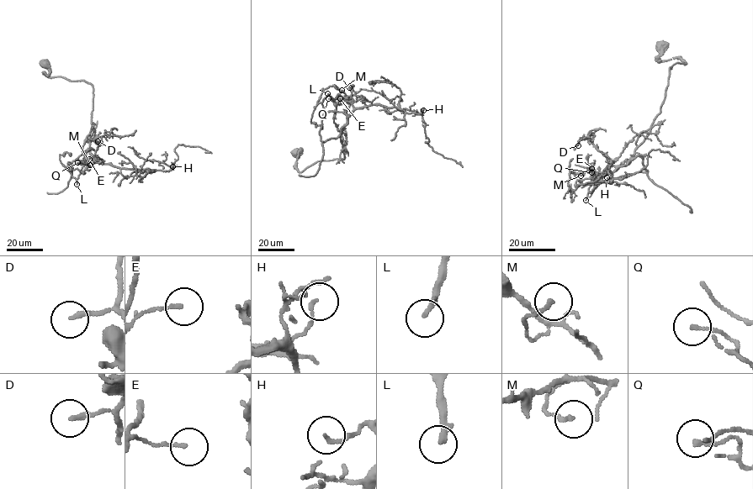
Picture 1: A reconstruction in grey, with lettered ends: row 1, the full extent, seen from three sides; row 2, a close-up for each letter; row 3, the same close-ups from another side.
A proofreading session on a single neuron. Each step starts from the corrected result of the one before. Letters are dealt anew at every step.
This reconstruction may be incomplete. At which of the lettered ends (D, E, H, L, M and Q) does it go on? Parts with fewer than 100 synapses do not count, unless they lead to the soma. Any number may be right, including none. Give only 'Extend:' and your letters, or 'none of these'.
Extend: L

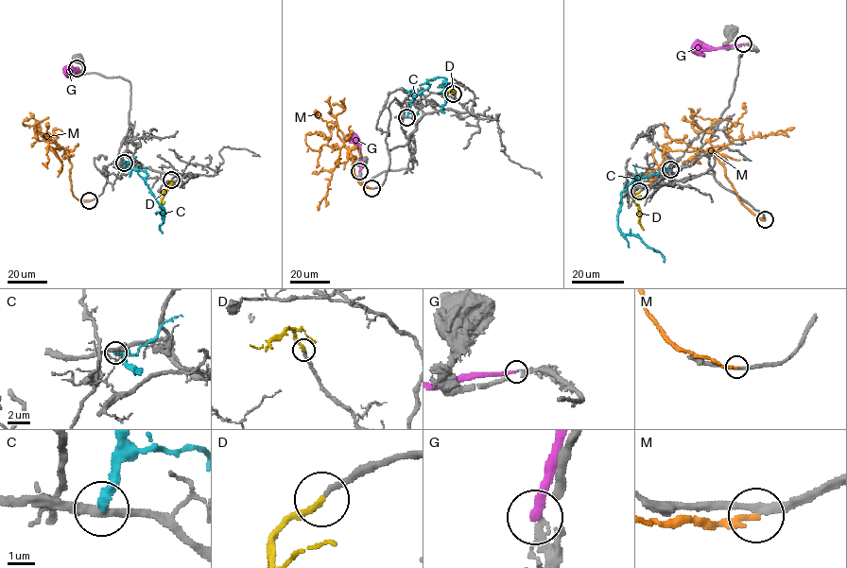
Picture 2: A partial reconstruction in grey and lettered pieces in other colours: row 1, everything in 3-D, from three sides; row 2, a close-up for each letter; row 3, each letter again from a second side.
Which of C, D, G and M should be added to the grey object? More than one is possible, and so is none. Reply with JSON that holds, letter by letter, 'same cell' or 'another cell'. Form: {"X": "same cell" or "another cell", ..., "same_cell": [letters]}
{"C": "another cell", "D": "same cell", "G": "another cell", "M": "another cell", "same_cell": ["D"]}

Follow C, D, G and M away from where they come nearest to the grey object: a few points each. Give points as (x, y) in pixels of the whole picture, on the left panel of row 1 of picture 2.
C: (124, 163), (146, 174), (146, 183), (164, 211), (160, 225), (163, 232)
D: (171, 180), (160, 209)
G: (77, 68), (77, 71), (64, 72)
M: (89, 200), (80, 201), (73, 195), (71, 163), (55, 139), (41, 133), (35, 126), (23, 125), (33, 116)

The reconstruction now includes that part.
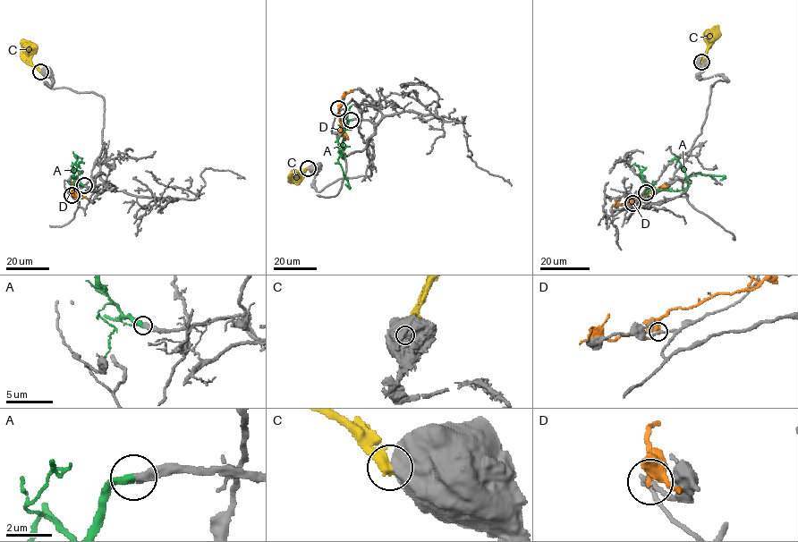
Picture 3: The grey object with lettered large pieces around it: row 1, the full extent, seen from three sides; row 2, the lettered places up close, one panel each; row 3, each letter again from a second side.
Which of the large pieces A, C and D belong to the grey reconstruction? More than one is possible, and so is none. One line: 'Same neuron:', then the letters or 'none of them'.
Same neuron: A

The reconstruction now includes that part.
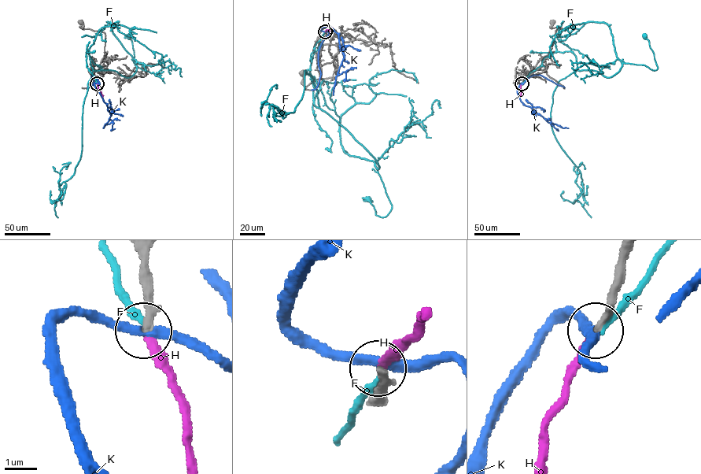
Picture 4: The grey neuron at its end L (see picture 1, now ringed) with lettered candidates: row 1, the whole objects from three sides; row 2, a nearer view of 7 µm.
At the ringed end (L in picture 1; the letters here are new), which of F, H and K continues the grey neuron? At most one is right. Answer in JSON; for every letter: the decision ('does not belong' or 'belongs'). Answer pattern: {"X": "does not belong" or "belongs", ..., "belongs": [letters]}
{"F": "does not belong", "H": "belongs", "K": "does not belong", "belongs": ["H"]}

